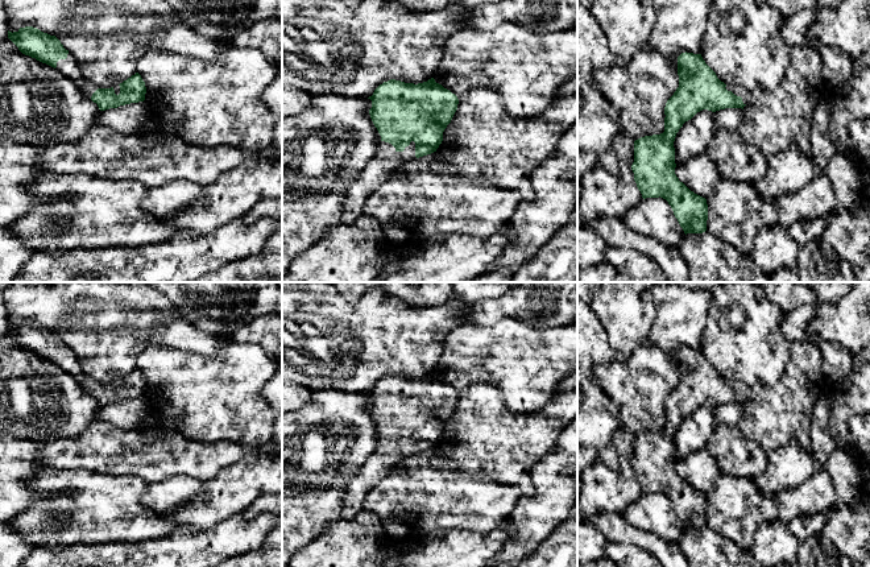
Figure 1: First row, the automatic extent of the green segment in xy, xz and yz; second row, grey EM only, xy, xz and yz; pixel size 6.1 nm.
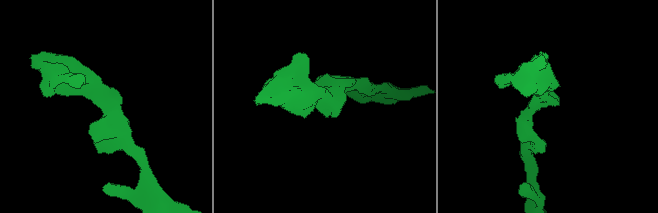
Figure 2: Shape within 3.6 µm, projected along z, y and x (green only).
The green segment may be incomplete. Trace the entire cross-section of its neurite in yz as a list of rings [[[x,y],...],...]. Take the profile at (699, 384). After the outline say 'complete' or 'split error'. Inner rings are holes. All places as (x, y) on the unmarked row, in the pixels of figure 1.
[[[701,349],[678,352],[679,382],[664,402],[664,427],[634,436],[631,465],[642,493],[663,493],[671,501],[684,529],[707,526],[707,494],[691,487],[675,469],[676,429],[697,407],[742,403],[751,388],[721,377]]] | split error

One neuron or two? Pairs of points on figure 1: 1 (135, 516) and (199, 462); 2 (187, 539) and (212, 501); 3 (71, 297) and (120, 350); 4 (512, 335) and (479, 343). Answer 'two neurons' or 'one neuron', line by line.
1: two neurons
2: two neurons
3: one neuron
4: one neuron

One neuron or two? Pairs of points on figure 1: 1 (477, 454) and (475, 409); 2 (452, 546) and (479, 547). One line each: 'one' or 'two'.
1: one
2: one

